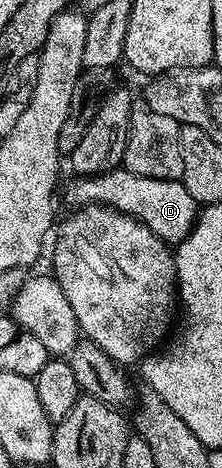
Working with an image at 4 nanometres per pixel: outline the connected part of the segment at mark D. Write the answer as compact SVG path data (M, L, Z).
M126 169L106 171L104 175L89 175L74 180L76 183L71 187L71 195L79 205L104 205L115 210L135 216L136 219L145 224L157 237L161 237L168 245L178 245L193 229L196 219L199 217L201 204L195 200L193 193L185 189L182 181L177 179L158 179L157 177L141 177L137 173Z

